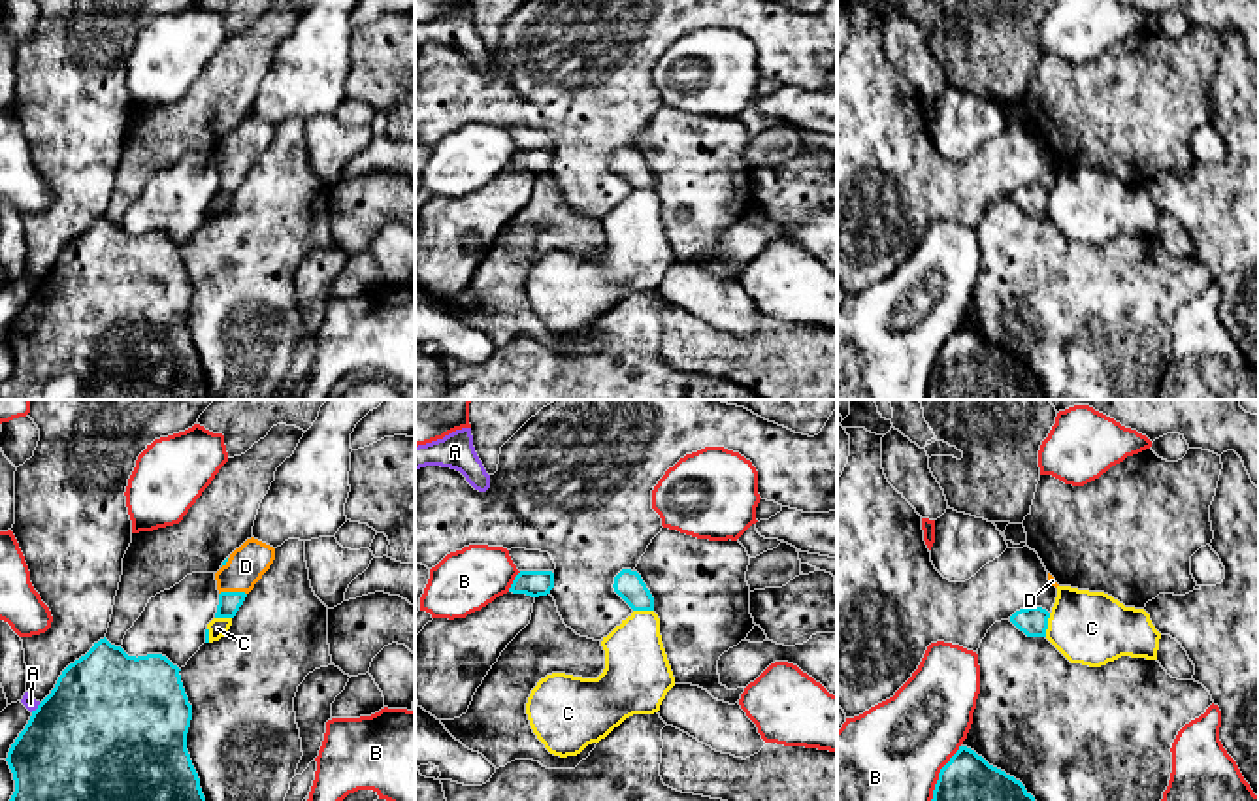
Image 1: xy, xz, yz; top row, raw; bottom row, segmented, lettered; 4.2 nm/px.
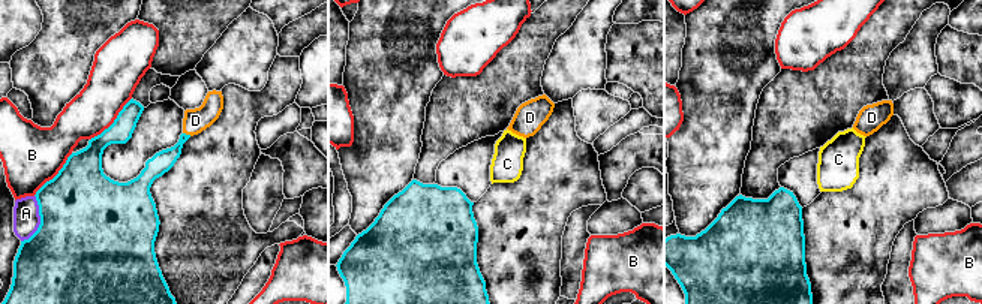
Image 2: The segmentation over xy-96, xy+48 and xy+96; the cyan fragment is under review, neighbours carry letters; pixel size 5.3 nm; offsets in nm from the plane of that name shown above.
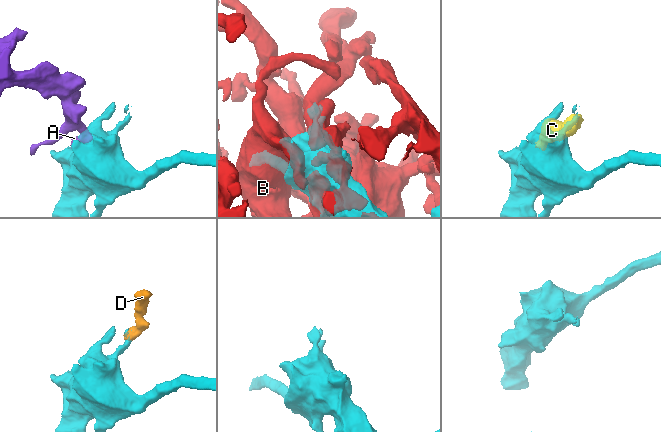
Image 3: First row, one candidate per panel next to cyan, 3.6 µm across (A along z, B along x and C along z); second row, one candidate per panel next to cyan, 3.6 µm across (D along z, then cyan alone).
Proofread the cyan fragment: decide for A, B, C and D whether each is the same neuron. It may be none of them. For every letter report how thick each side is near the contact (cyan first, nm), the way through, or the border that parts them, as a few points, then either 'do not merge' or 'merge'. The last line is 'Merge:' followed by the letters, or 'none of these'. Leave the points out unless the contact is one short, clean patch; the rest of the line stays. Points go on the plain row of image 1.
A: 500 nm thick on the cyan side, 50 nm on the other; do not merge
B: 460 nm thick on the cyan side, 480 nm on the other; do not merge
C: 130 nm thick on the cyan side, 320 nm on the other; border along yz (1050, 191), (1045, 213); do not merge
D: 100 nm thick on the cyan side, 160 nm on the other; runs through xy (228, 179), (232, 170), (234, 157), (245, 144); merge
Merge: D

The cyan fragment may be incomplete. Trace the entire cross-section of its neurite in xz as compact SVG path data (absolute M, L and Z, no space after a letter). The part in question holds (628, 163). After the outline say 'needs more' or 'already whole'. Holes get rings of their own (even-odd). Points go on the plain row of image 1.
M622 147L613 166L633 188L654 188L654 175L637 149Z; already whole

